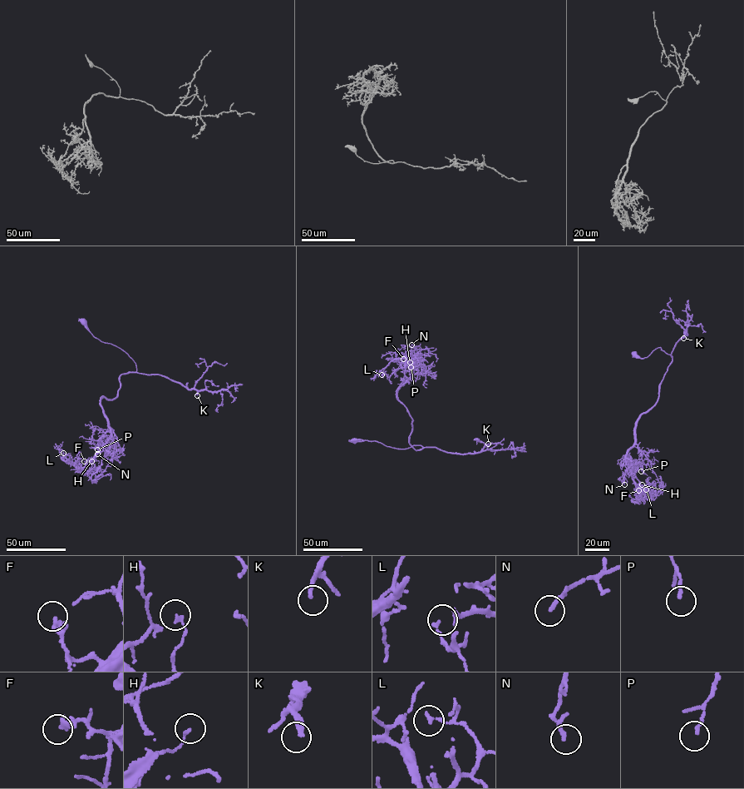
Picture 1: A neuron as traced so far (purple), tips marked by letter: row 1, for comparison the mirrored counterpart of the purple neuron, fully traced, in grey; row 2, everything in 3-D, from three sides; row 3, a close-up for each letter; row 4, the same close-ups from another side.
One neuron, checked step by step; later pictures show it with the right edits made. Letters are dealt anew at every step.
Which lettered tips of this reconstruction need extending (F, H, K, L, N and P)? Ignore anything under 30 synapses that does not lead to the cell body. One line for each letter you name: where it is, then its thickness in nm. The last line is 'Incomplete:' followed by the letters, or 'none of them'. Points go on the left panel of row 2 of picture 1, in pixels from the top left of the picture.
K: at (197, 395); 240 nm thick
Incomplete: K

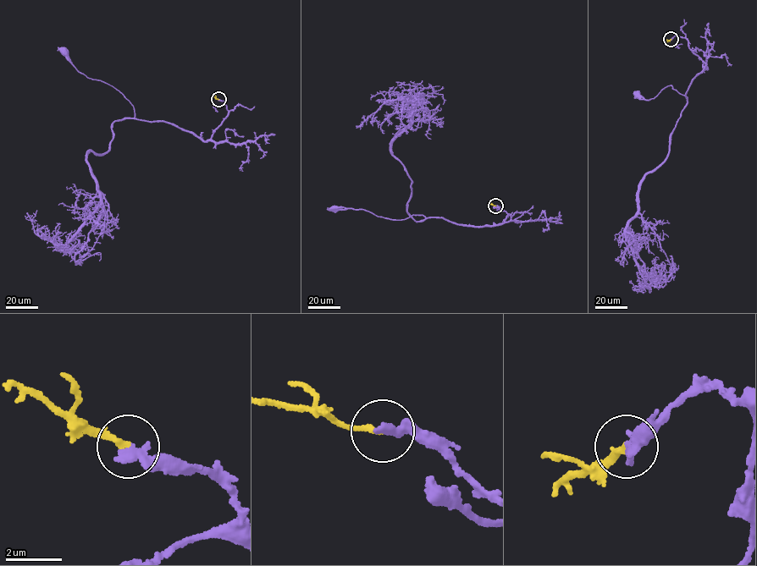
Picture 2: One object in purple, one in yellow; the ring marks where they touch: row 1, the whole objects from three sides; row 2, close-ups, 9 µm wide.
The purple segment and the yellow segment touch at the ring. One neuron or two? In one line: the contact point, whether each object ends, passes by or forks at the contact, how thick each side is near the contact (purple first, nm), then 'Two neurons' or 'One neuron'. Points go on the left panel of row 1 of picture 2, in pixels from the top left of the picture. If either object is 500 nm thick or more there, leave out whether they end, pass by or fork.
Place: (218, 99). At the ring purple ends. At the ring yellow ends. Thickness 360 nm (purple) against 200 nm. One neuron

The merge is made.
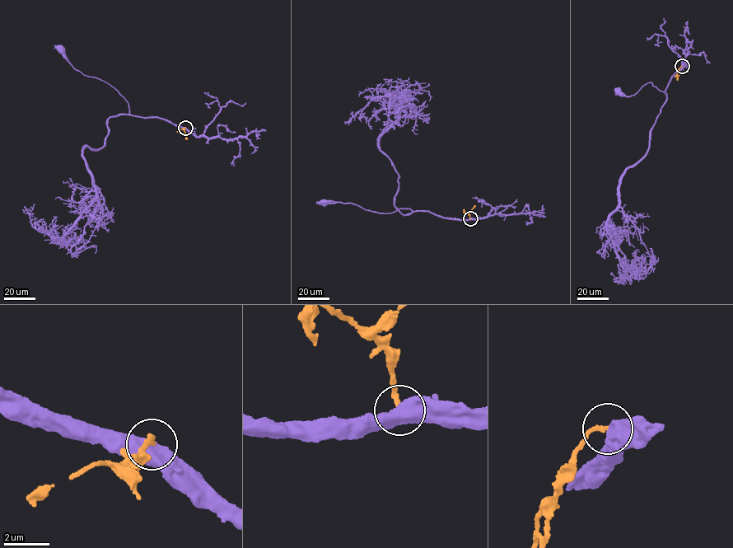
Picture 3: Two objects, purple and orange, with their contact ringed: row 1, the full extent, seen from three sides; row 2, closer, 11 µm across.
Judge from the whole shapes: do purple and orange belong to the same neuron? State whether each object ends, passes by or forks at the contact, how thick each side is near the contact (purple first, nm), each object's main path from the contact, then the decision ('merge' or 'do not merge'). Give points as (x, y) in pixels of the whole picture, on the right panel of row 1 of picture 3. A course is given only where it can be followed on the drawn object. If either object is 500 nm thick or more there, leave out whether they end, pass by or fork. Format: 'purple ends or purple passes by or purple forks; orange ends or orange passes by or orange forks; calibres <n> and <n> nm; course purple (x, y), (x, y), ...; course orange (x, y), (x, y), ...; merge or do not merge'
calibres 600 and 180 nm; course purple (682, 66), (674, 74), (665, 92), (651, 82), (628, 97), (618, 90); course orange (682, 66), (678, 71), (677, 79); merge

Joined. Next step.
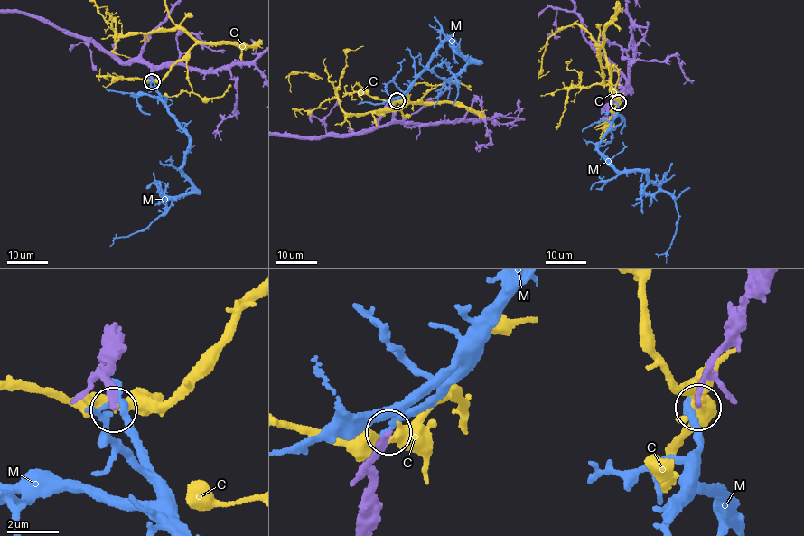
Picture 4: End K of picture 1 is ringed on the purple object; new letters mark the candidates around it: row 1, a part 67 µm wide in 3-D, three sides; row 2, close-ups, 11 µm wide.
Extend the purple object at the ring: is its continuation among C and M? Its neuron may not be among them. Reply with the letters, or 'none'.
none

